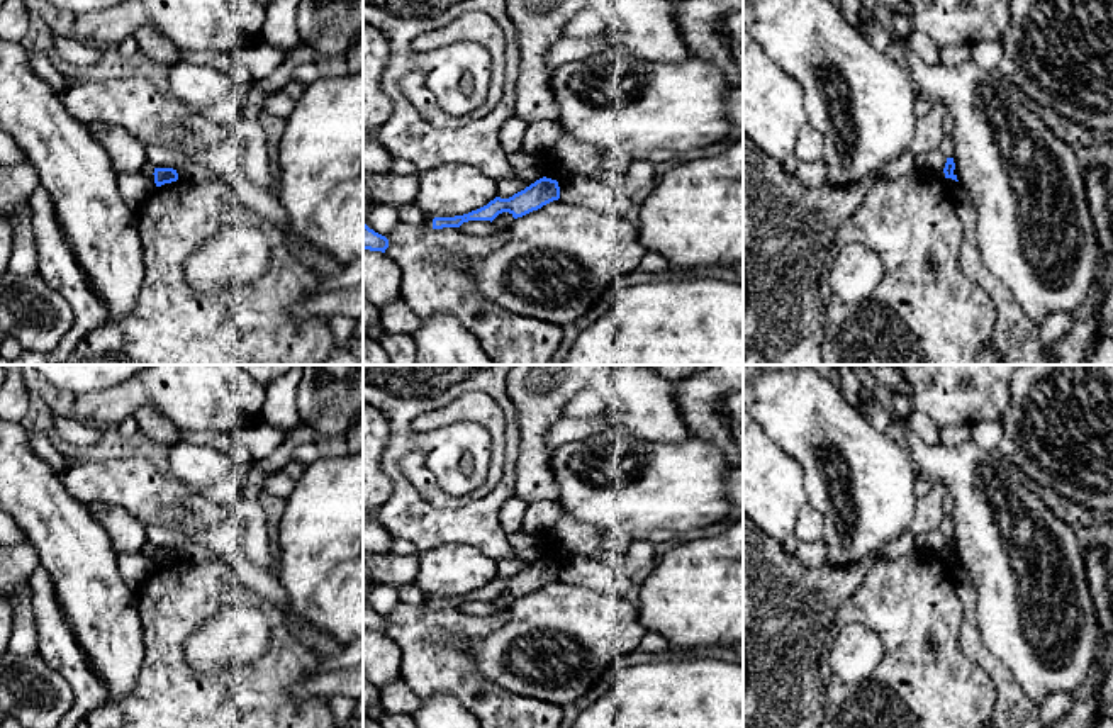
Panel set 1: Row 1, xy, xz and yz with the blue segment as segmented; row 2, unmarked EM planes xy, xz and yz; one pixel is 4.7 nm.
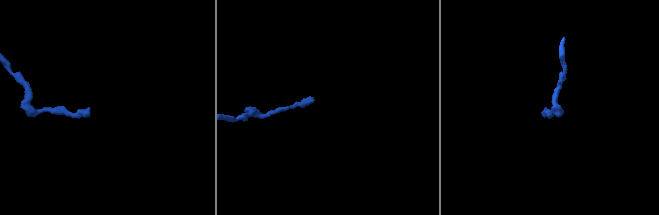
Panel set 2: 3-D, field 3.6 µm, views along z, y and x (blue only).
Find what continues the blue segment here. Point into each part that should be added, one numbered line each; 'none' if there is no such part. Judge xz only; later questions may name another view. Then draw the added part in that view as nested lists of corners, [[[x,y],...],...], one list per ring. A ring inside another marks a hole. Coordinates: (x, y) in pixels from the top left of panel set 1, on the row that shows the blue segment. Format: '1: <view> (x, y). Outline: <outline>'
none

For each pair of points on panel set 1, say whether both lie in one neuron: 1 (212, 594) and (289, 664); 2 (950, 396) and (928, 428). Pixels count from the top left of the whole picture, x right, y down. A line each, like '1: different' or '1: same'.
1: same
2: different

